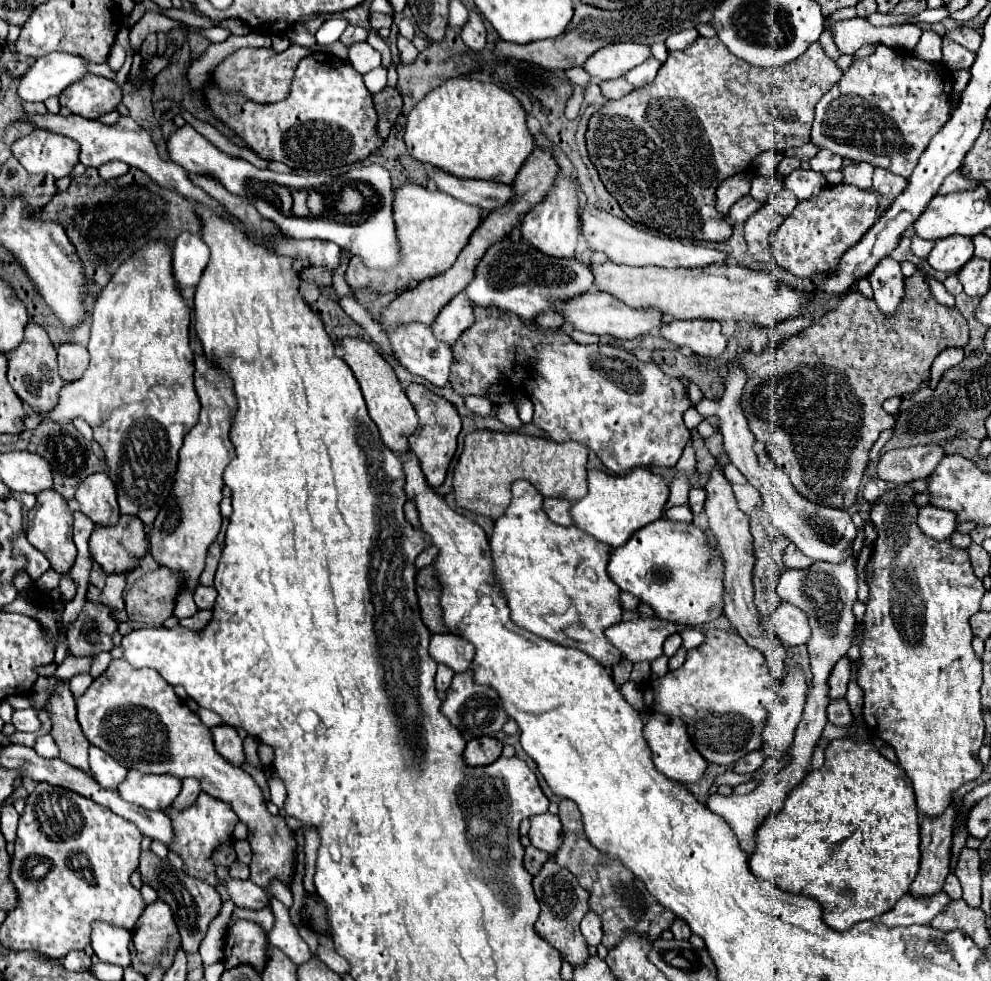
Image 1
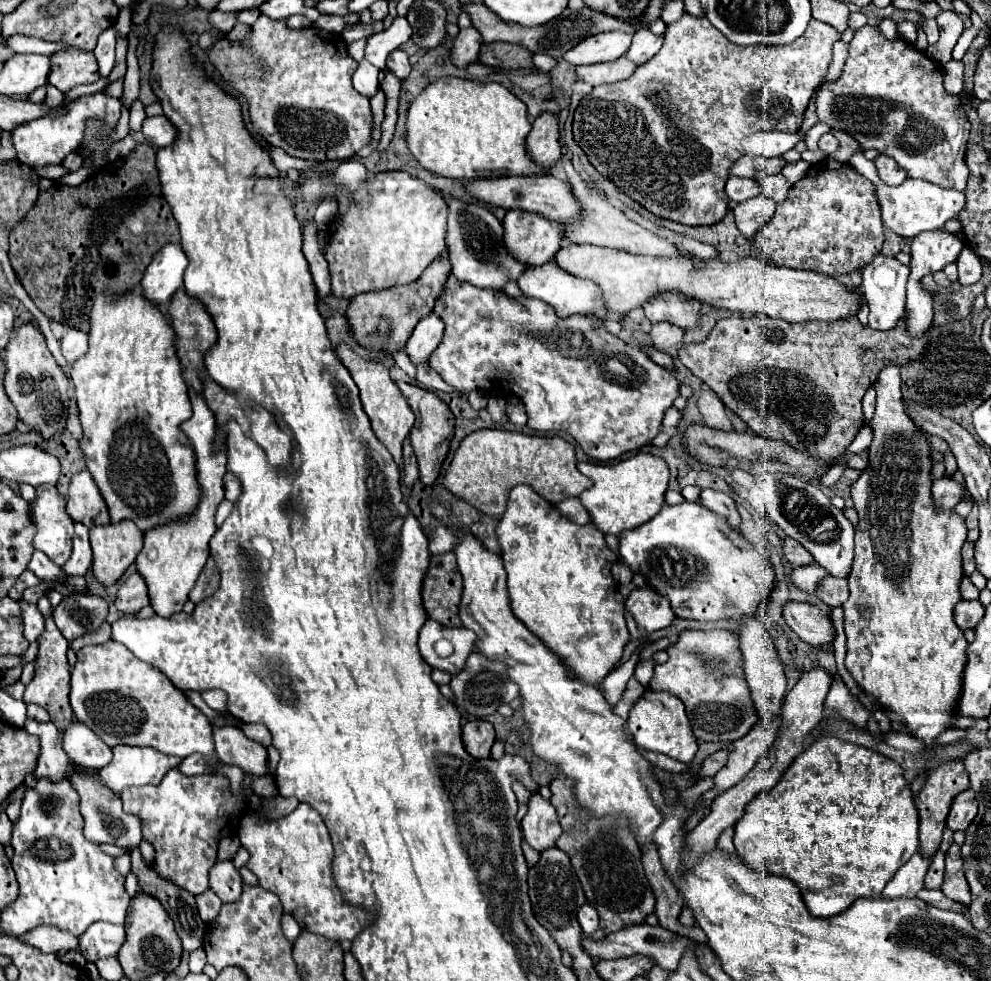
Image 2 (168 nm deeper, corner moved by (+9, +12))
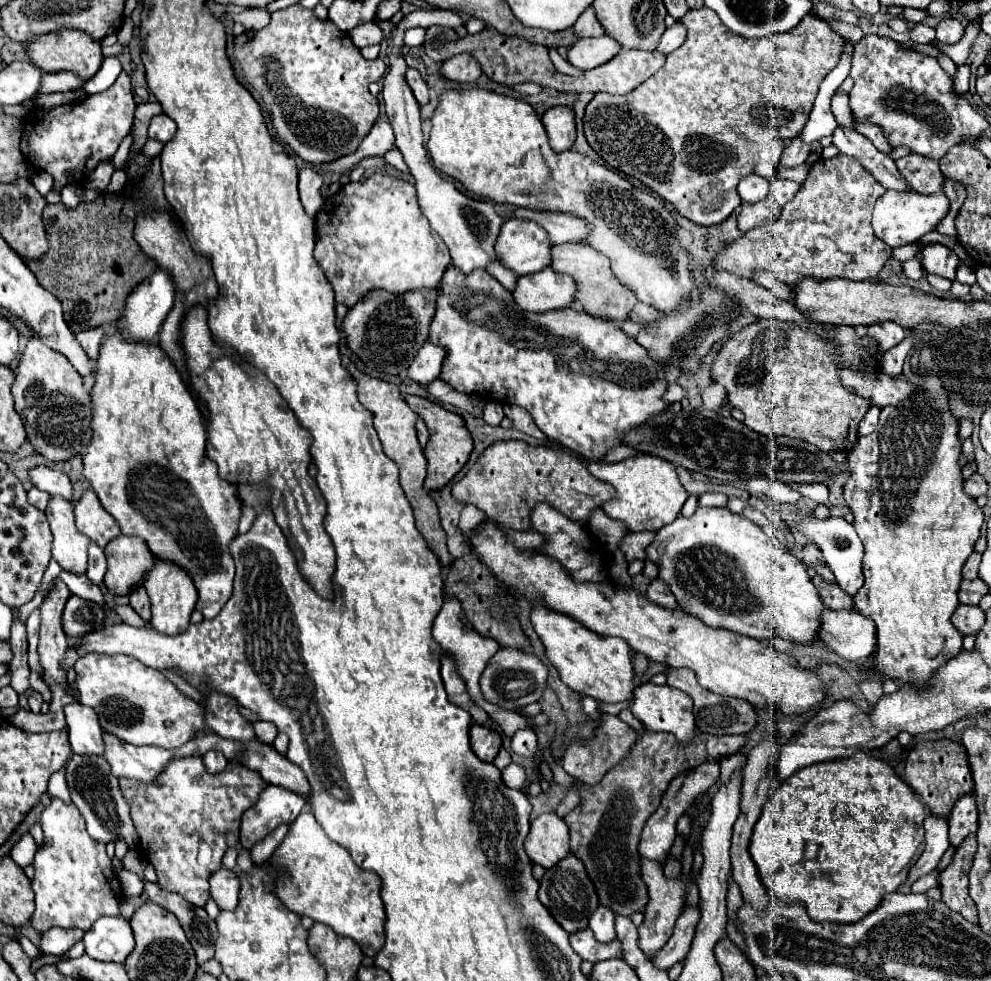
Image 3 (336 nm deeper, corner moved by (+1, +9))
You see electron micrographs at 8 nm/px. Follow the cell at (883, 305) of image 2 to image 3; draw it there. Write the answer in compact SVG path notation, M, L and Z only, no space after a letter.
M885 321L885 323L875 323L873 327L869 327L869 333L873 339L877 339L881 343L881 355L895 347L903 337L905 337L905 329L893 321Z

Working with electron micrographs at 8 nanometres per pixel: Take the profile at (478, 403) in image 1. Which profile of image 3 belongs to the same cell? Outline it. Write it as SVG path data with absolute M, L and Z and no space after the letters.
M495 401L485 403L485 407L483 407L483 421L485 421L485 423L489 423L489 425L499 425L503 417L505 417L505 415L503 415L503 407L501 407L499 403L495 403Z

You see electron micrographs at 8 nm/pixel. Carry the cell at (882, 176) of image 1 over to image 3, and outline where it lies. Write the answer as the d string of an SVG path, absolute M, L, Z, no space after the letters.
M915 153L897 159L897 169L905 177L907 185L917 193L937 193L941 191L941 171L939 165L927 161L927 157L915 157Z

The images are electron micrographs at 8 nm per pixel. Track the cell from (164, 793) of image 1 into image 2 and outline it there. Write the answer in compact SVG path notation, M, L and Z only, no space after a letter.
M115 746L113 748L113 760L99 770L101 780L113 790L121 792L125 786L145 786L145 784L159 784L161 778L171 770L181 764L181 758L173 758L167 754L161 754L159 750L153 750L149 746L139 748L139 746Z

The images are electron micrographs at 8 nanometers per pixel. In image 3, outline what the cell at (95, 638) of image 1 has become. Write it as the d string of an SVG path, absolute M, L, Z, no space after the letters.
M71 595L63 611L63 629L67 637L83 637L103 627L105 613L93 601Z

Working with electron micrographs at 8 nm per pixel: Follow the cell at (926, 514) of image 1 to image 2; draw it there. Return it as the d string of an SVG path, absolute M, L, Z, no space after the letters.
M947 476L935 480L935 484L933 484L933 500L939 508L945 508L945 510L955 508L957 502L961 502L961 498L965 494L967 494L965 484L959 484Z

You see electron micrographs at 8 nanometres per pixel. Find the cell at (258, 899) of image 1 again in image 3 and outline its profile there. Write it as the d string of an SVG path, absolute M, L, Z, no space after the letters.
M221 867L217 873L213 873L209 883L211 883L211 899L221 909L233 911L239 905L241 883L239 883L239 877L235 871Z

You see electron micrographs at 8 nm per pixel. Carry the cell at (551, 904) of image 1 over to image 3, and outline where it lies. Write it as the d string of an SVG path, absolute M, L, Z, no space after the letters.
M567 855L561 859L557 865L549 867L541 879L539 887L539 901L545 905L545 909L553 915L553 919L567 931L567 933L577 933L587 927L589 917L595 913L599 907L597 893L593 889L593 883L589 881L583 863L575 855Z

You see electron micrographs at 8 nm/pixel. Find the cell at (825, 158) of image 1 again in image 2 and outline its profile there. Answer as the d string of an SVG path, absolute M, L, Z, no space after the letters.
M829 132L829 134L821 136L821 140L819 140L819 148L821 148L823 152L827 152L827 154L833 154L833 152L837 152L837 148L839 148L839 140Z

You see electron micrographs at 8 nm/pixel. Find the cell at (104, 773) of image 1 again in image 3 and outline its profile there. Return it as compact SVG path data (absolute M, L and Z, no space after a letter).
M71 703L65 707L65 717L67 717L67 733L69 733L69 743L73 753L103 755L105 751L103 729L93 709L81 703Z

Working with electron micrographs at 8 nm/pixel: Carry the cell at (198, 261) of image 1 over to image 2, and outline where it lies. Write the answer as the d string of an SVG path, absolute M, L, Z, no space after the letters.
M169 244L157 252L149 270L141 280L143 296L155 306L163 306L183 284L183 272L187 268L185 252L179 244Z

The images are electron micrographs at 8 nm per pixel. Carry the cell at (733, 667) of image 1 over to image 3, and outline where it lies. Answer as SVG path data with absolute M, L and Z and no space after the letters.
M667 669L667 685L685 691L695 707L695 723L697 729L703 733L711 733L711 735L745 735L749 731L753 731L753 727L757 725L757 713L753 709L753 705L745 699L733 699L733 697L723 697L723 695L715 695L707 689L703 689L699 685L699 681L695 679L695 673L691 669Z

